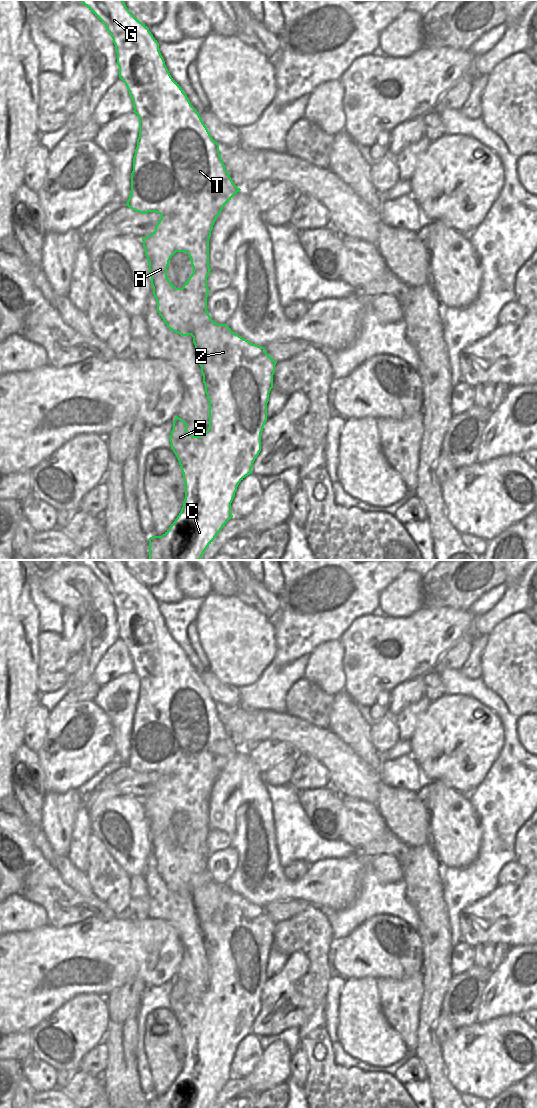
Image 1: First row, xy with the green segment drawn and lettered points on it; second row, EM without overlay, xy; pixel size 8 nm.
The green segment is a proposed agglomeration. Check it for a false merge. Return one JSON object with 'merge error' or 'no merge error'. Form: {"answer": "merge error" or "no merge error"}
{"answer": "no merge error"}

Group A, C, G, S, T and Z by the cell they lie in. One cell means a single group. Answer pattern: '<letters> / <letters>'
A C G S T Z

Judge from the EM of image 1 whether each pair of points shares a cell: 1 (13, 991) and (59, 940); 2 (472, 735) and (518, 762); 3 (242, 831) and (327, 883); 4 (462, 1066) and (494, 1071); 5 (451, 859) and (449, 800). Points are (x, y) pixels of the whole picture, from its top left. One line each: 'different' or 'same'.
1: same
2: different
3: same
4: same
5: same

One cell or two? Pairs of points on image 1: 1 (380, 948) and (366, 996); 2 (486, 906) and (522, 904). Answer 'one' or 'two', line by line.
1: two
2: one

